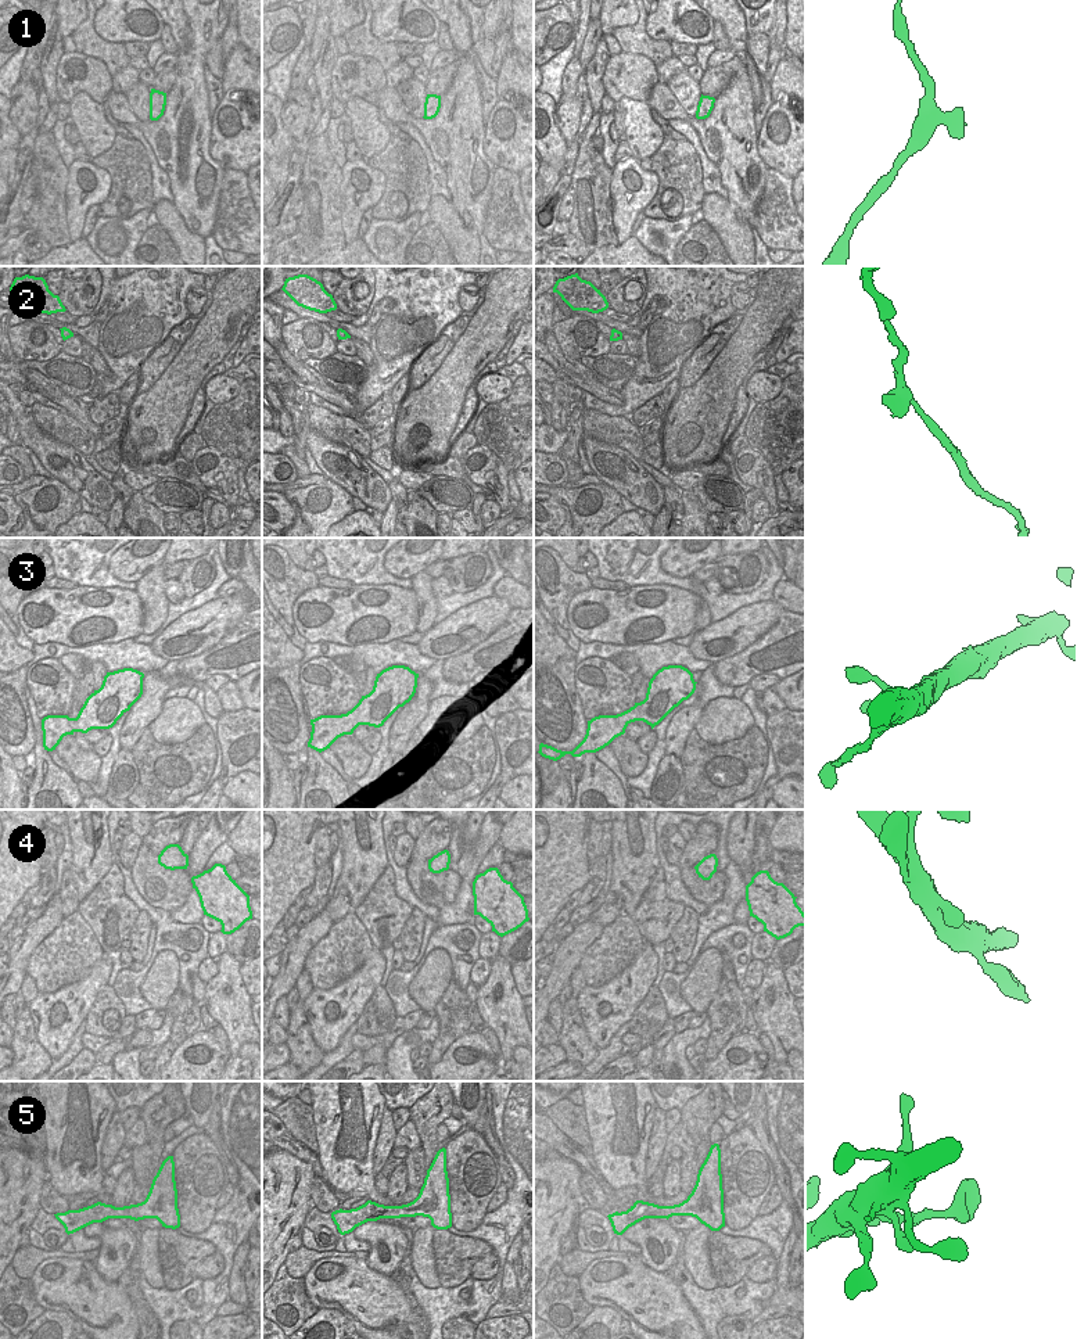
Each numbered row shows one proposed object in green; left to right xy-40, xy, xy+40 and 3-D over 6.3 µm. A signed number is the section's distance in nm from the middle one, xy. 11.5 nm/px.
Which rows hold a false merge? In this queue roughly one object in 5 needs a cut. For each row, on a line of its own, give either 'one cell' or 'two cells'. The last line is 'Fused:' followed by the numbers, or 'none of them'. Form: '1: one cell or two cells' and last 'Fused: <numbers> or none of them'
1: one cell
2: one cell
3: one cell
4: one cell
5: one cell
Fused: none of them

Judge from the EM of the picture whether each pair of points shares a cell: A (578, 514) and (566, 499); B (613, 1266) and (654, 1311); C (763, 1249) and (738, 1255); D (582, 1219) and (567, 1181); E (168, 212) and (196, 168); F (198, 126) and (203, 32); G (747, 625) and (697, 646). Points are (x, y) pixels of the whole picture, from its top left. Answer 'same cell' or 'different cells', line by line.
A: same cell
B: same cell
C: same cell
D: different cells
E: different cells
F: same cell
G: same cell

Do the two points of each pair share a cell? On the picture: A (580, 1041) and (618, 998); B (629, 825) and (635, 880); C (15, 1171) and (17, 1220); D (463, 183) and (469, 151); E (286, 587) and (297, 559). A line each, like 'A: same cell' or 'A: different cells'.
A: different cells
B: same cell
C: same cell
D: same cell
E: different cells

